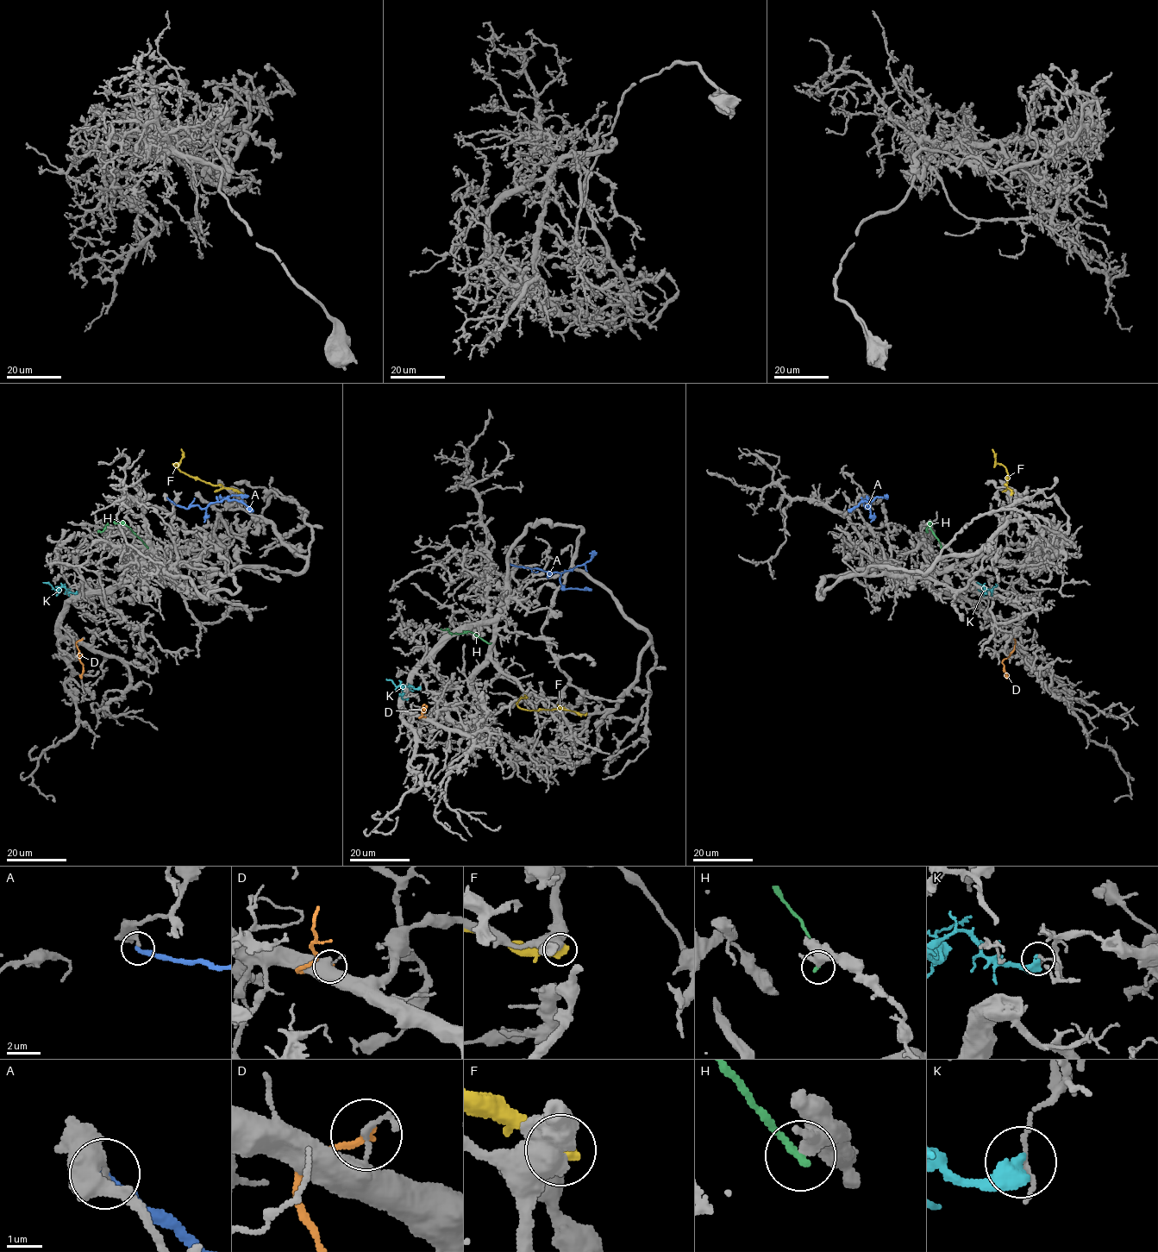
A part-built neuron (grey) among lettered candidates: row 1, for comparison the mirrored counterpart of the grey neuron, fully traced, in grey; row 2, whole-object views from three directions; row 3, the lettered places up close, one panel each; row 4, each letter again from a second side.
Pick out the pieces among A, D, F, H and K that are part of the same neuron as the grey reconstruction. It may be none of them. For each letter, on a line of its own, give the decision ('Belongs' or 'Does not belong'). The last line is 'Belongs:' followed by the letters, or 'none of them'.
A: Does not belong
D: Does not belong
F: Does not belong
H: Does not belong
K: Does not belong
Belongs: none of them

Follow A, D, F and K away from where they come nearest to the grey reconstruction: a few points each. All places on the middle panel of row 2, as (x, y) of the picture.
A: (510, 564), (564, 572), (588, 562), (594, 551)
D: (424, 716), (419, 716), (424, 704), (424, 709)
F: (585, 714), (565, 709), (521, 709), (517, 702), (527, 697), (524, 695)
K: (420, 687), (400, 685), (402, 698), (408, 698)

